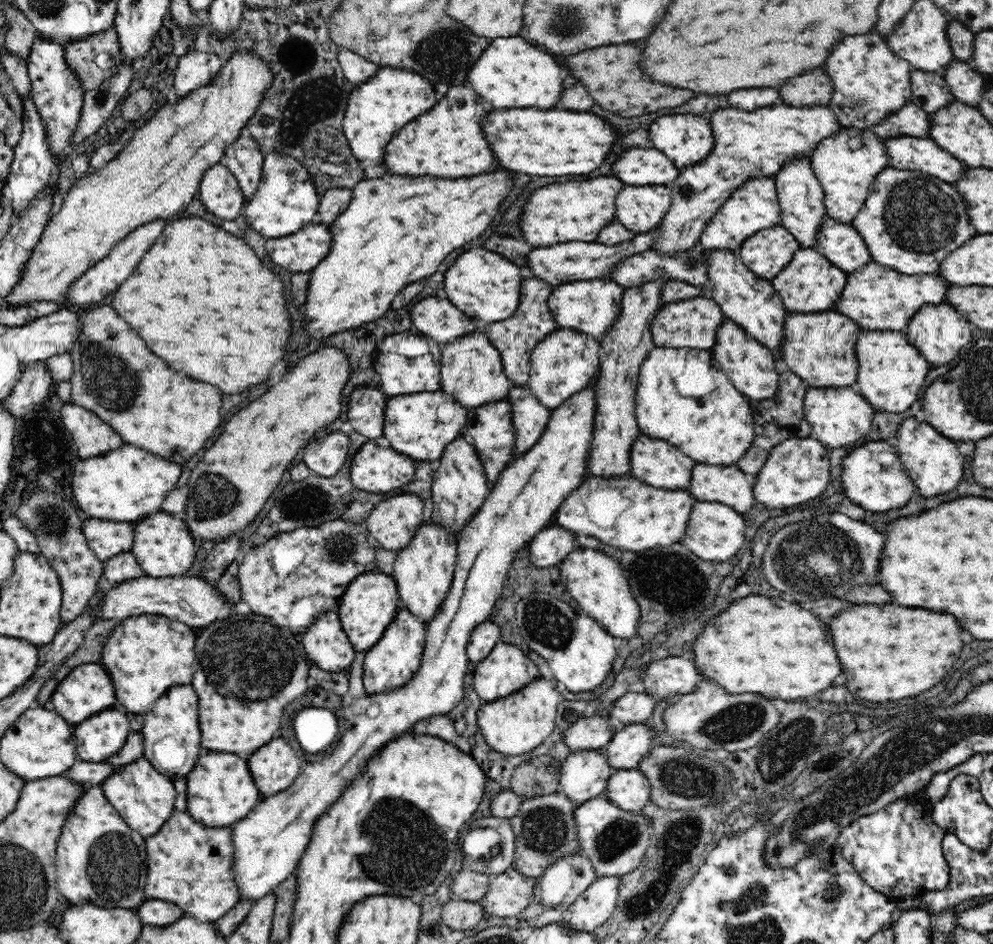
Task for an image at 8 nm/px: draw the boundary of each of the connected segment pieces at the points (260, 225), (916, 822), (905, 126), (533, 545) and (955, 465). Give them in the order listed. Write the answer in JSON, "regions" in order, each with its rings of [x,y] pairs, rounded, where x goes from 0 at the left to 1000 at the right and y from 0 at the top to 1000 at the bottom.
{"regions":[[[[269,160],[263,193],[256,208],[248,214],[247,232],[254,244],[271,253],[292,250],[304,245],[309,237],[319,234],[320,218],[323,207],[318,202],[316,190],[308,182],[298,168],[280,163],[280,160]]],[[[917,842],[892,852],[884,860],[867,864],[858,873],[850,875],[844,883],[843,898],[860,916],[870,935],[881,944],[887,944],[902,958],[910,950],[927,951],[934,945],[948,944],[956,939],[957,918],[948,895],[953,881],[954,878],[940,870],[939,860],[933,852]]],[[[917,107],[904,119],[886,127],[884,131],[878,131],[875,137],[889,148],[909,143],[933,146],[937,142],[935,123],[931,115],[926,115]]],[[[552,557],[541,563],[532,576],[534,595],[541,601],[562,601],[564,595],[583,581],[580,566],[568,558]]],[[[920,442],[913,443],[906,449],[900,469],[910,497],[920,508],[920,515],[928,525],[933,528],[947,525],[959,521],[967,513],[971,498],[971,483],[966,478],[966,468],[949,462],[935,448]]]]}

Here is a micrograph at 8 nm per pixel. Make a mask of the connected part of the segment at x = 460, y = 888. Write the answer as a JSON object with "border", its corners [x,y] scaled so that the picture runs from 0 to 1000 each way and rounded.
{"border":[[[465,919],[456,931],[453,942],[459,953],[482,956],[483,951],[491,945],[493,929],[489,925],[482,925],[473,919]]]}

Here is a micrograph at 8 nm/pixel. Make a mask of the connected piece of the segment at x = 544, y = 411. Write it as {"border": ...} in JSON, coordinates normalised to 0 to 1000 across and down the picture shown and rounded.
{"border":[[[518,409],[510,422],[520,458],[521,484],[537,475],[549,458],[555,434],[546,429],[532,409]]]}

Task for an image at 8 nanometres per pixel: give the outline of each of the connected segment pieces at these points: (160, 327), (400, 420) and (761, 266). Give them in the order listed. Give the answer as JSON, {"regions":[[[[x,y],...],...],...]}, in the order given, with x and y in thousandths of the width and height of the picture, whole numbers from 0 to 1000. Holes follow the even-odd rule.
{"regions":[[[[203,230],[177,232],[167,239],[167,244],[163,246],[163,250],[159,250],[157,258],[147,267],[147,271],[141,275],[139,284],[135,286],[135,290],[123,301],[119,303],[112,321],[112,325],[121,335],[131,343],[131,347],[135,352],[139,352],[147,364],[151,367],[151,371],[165,379],[167,386],[171,386],[171,390],[175,390],[177,394],[187,394],[191,400],[195,403],[203,403],[209,407],[216,407],[218,411],[222,411],[228,417],[238,417],[238,415],[246,415],[252,409],[258,409],[262,405],[268,405],[272,400],[272,392],[290,375],[292,371],[292,345],[294,345],[294,337],[290,331],[290,320],[288,320],[288,305],[282,297],[282,292],[278,292],[272,284],[264,286],[266,280],[264,275],[258,271],[258,267],[242,252],[230,248],[228,244],[216,238],[211,234],[207,234]]],[[[421,415],[411,419],[399,419],[391,424],[389,430],[389,447],[387,447],[387,464],[391,464],[393,472],[402,481],[409,481],[419,488],[437,489],[445,486],[449,470],[457,466],[457,462],[465,461],[465,453],[469,453],[471,434],[463,430],[453,417],[449,415]],[[445,428],[445,449],[441,443],[441,432]]],[[[784,237],[763,244],[751,252],[743,265],[743,271],[761,292],[777,298],[796,280],[800,267],[806,263],[802,251]]]]}

